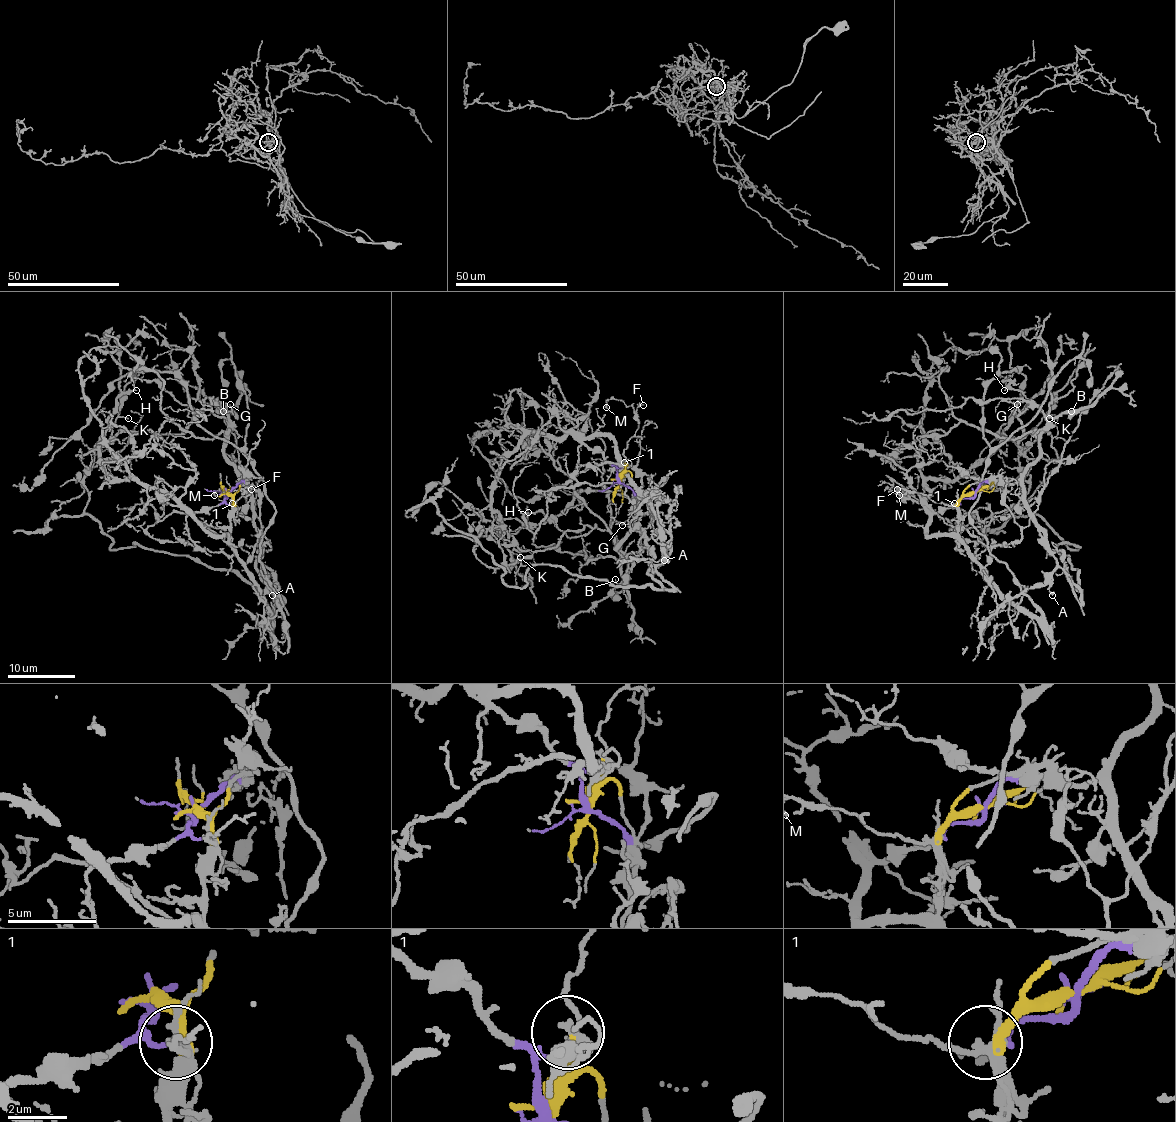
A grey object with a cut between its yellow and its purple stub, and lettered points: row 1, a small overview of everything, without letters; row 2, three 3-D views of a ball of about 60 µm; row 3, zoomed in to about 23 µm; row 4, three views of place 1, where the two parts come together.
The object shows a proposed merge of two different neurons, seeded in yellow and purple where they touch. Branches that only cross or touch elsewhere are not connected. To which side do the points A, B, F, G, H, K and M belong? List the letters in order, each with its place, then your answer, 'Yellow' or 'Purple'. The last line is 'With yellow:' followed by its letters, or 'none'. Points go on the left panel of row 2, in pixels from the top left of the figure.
A: Place: (272, 595). Purple
B: Place: (223, 411). Purple
F: Place: (251, 489). Yellow
G: Place: (230, 404). Purple
H: Place: (136, 390). Purple
K: Place: (128, 418). Purple
M: Place: (214, 495). Yellow
With yellow: F, M

